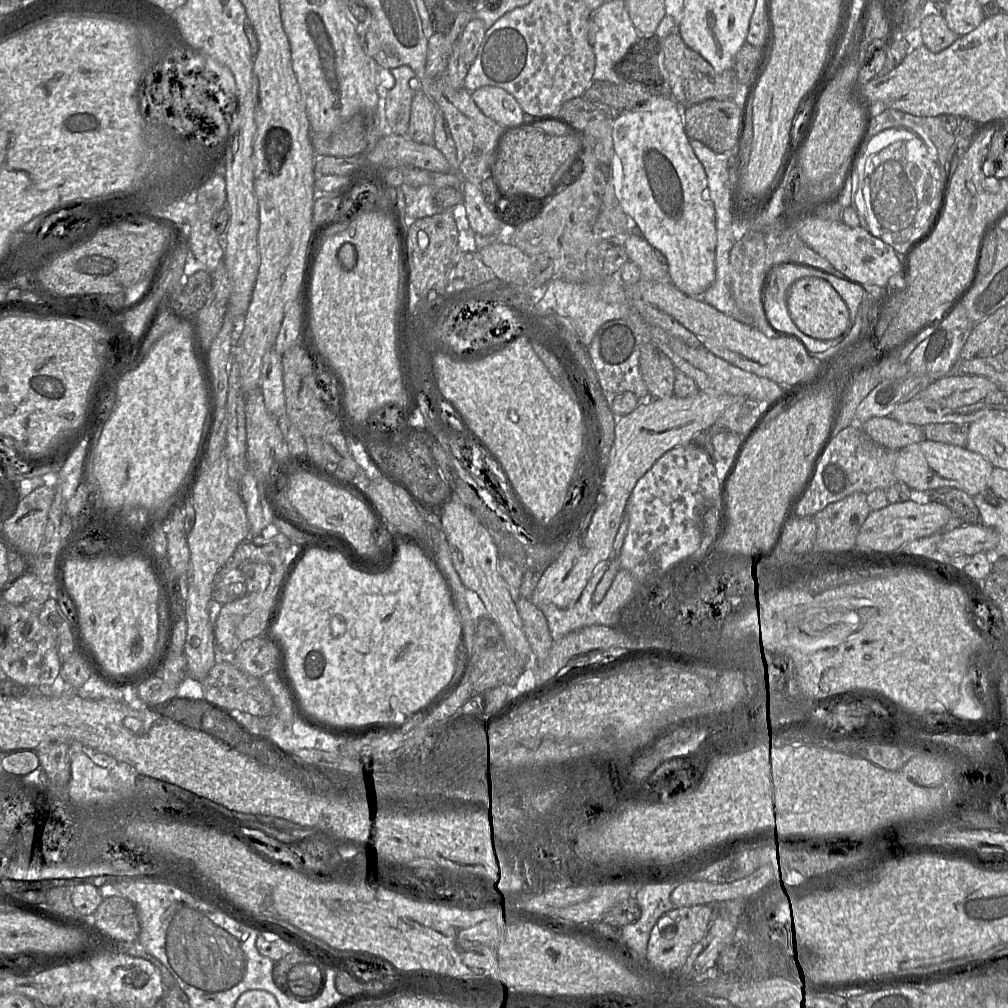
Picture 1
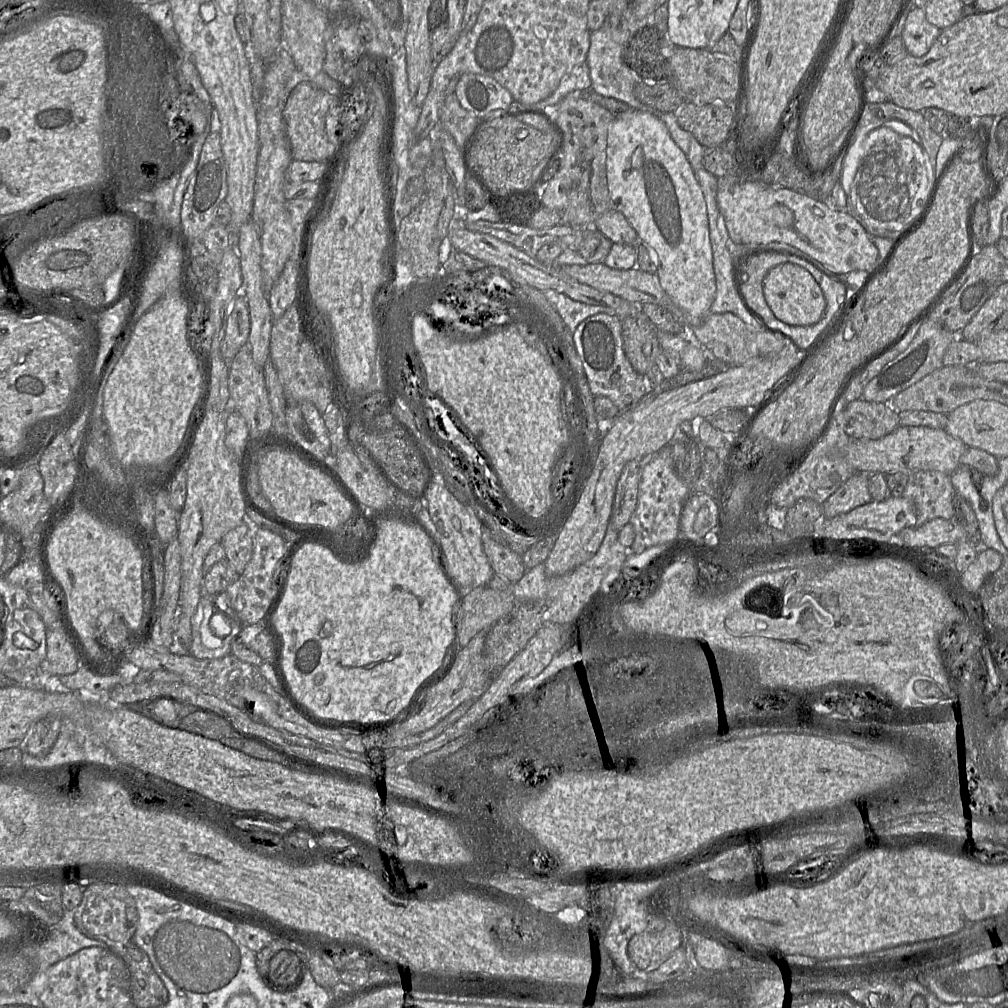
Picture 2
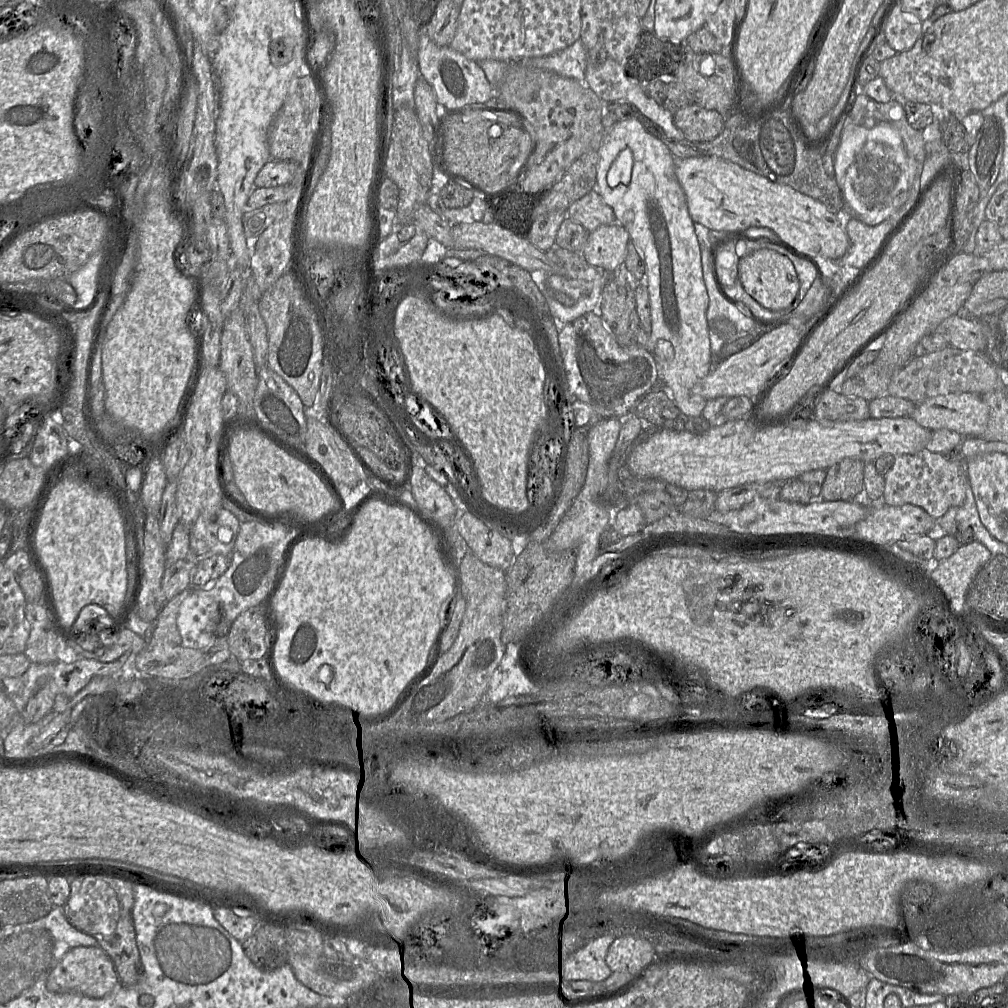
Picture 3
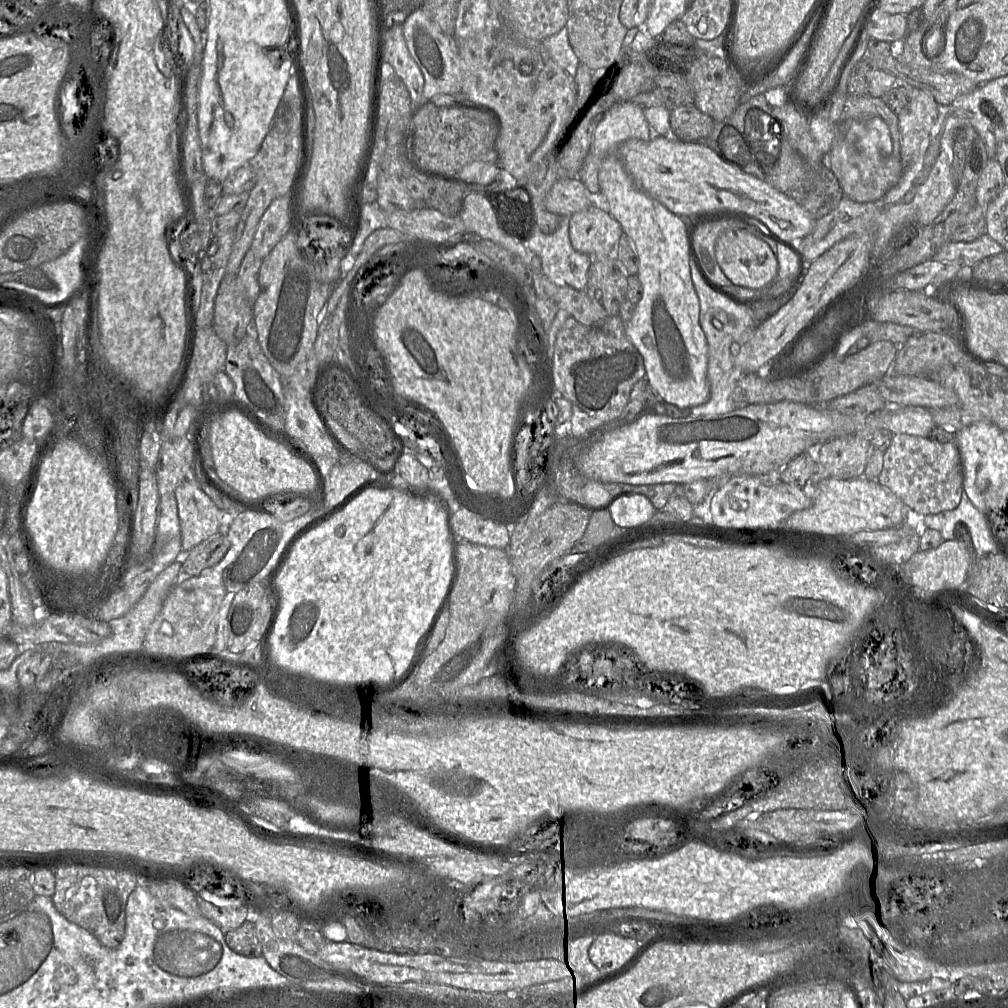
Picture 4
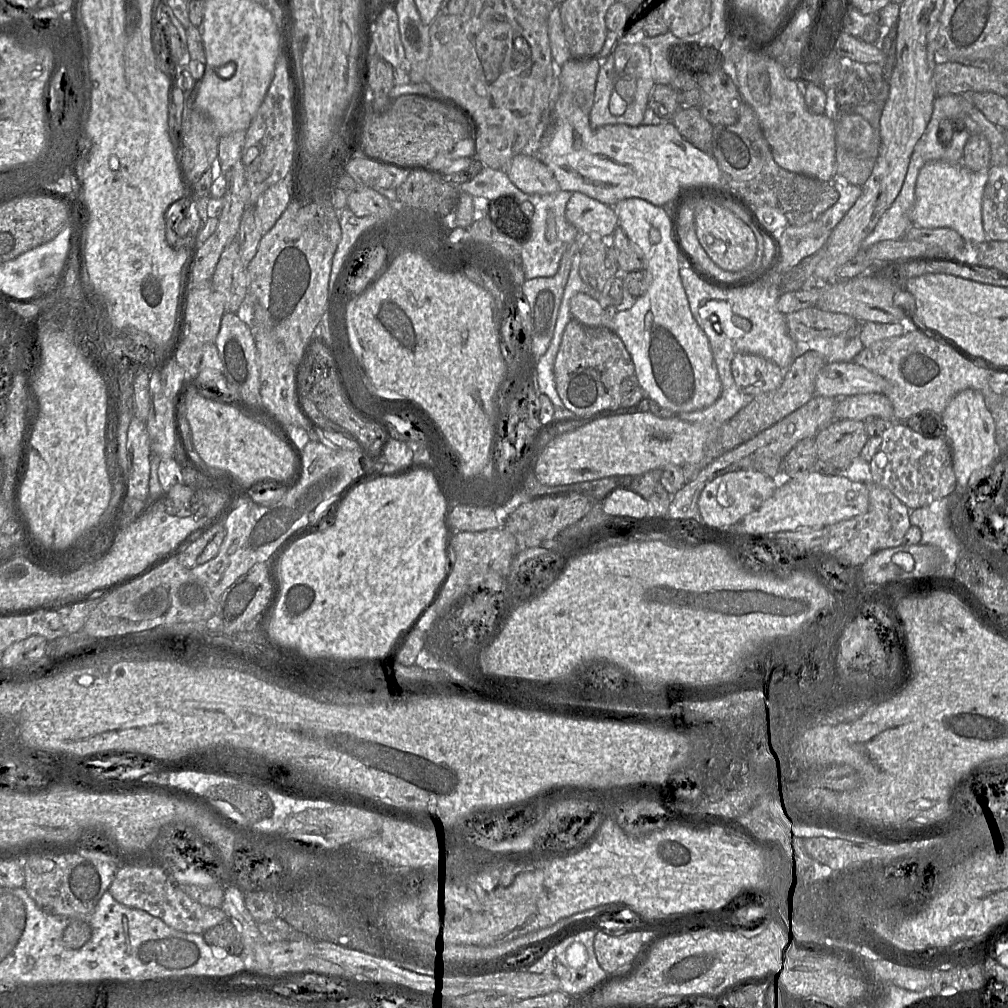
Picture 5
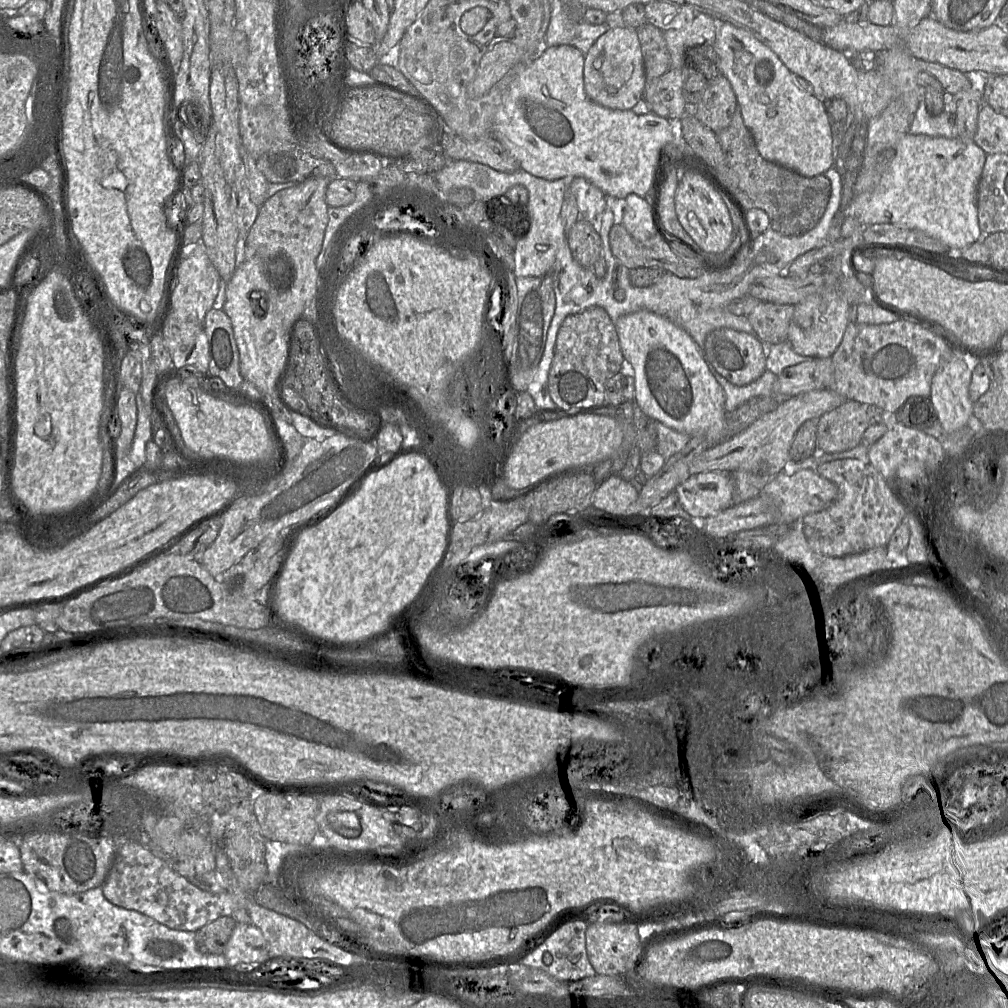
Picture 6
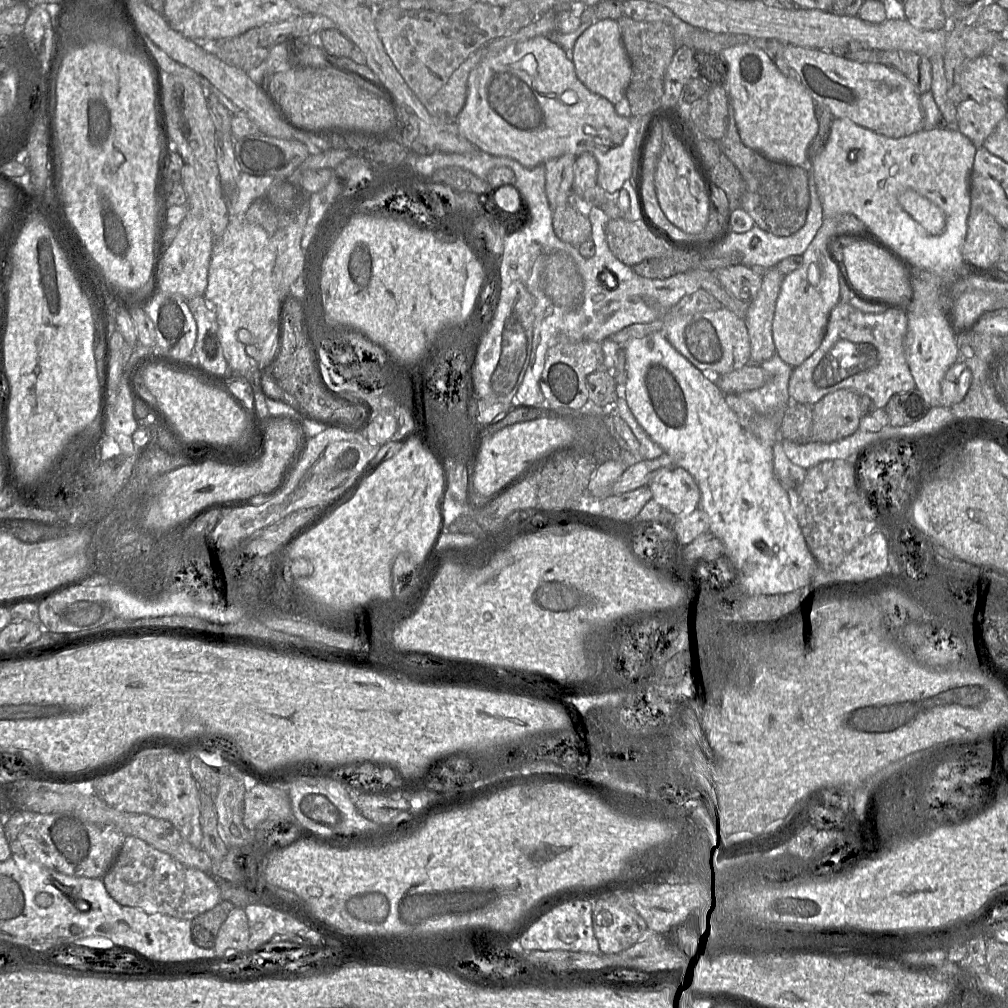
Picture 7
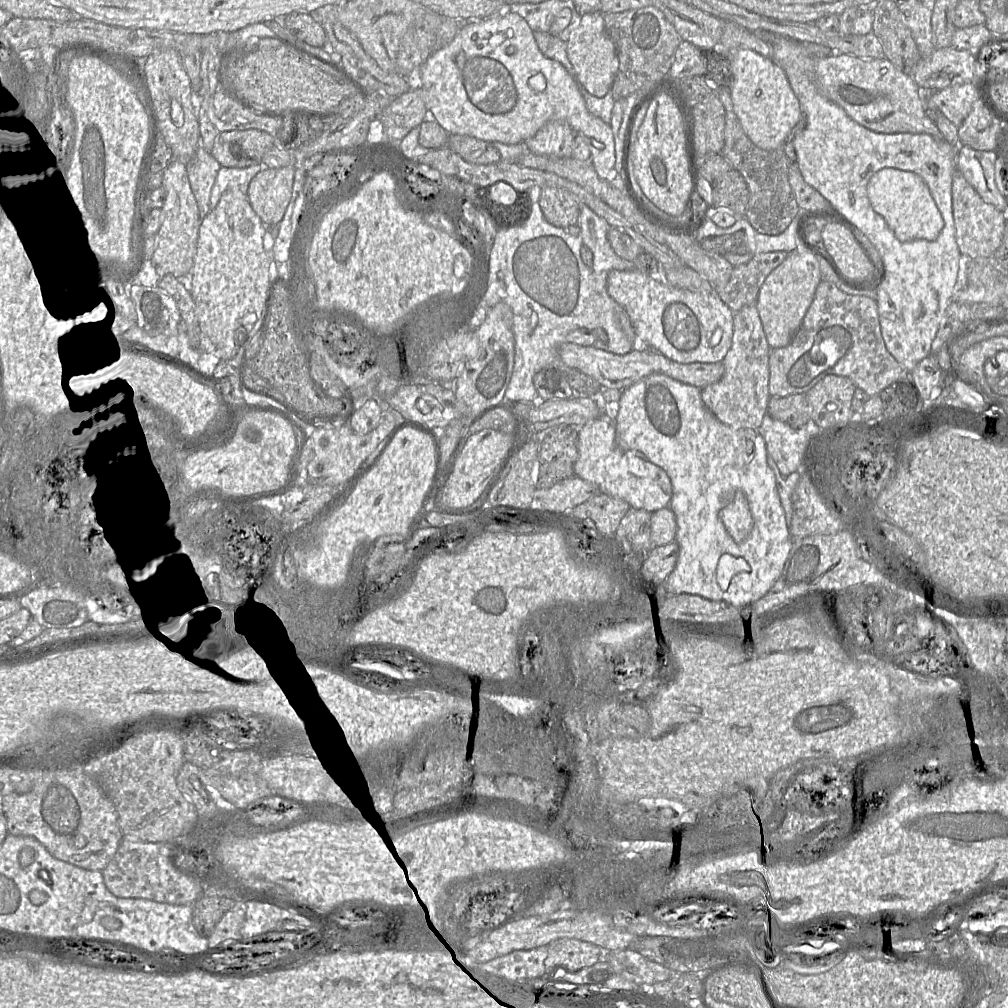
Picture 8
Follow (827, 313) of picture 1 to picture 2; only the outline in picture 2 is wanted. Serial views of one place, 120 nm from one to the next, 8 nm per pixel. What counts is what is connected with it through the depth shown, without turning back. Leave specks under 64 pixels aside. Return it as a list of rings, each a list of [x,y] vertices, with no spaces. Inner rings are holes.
[[[785,262],[773,267],[763,281],[763,294],[772,313],[794,326],[811,326],[823,317],[826,301],[814,277],[801,266]]]

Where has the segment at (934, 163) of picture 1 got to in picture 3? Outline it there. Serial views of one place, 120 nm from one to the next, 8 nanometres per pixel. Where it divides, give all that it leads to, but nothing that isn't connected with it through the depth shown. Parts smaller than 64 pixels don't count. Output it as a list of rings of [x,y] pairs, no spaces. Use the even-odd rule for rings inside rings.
[[[858,92],[851,112],[844,119],[840,141],[834,153],[835,180],[843,194],[844,211],[868,225],[877,225],[898,211],[904,211],[896,225],[914,205],[921,192],[925,159],[923,133],[909,124],[903,106],[894,99],[881,103]]]

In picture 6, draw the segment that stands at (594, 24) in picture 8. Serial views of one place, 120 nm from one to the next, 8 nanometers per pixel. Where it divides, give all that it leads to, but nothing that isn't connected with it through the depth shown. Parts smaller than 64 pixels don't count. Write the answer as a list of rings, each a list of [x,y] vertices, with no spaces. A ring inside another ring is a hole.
[[[609,27],[584,54],[583,80],[589,99],[601,106],[632,110],[645,92],[645,69],[640,42],[629,27]]]

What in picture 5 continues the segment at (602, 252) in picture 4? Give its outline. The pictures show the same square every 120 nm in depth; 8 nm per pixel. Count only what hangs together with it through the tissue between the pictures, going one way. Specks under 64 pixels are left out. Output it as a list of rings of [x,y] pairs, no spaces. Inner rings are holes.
[[[571,192],[566,218],[584,237],[611,237],[619,225],[613,206],[580,192]]]

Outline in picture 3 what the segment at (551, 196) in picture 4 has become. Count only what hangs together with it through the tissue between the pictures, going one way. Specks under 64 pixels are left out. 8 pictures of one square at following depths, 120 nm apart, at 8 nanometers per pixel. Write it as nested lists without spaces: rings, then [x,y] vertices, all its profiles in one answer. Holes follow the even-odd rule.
[[[597,190],[578,199],[566,211],[567,217],[579,223],[589,232],[602,225],[617,224],[616,216]]]

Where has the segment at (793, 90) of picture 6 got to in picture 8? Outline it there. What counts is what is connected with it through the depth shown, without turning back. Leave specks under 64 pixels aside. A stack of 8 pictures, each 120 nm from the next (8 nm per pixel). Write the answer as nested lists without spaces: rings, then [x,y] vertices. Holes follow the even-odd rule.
[[[738,49],[727,54],[731,67],[729,91],[735,113],[751,141],[765,150],[783,149],[794,127],[802,118],[798,98],[781,67],[772,59],[750,50]]]

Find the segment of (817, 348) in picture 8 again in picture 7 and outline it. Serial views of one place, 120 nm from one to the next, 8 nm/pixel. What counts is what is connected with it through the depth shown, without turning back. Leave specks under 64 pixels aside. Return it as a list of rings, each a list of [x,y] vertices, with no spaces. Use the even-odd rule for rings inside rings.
[[[839,302],[829,315],[826,332],[818,349],[801,365],[792,369],[788,382],[790,402],[812,406],[829,393],[847,389],[858,395],[868,396],[876,408],[884,409],[893,395],[916,388],[905,357],[904,340],[907,328],[905,312],[884,309],[879,314],[864,313],[849,303]]]

